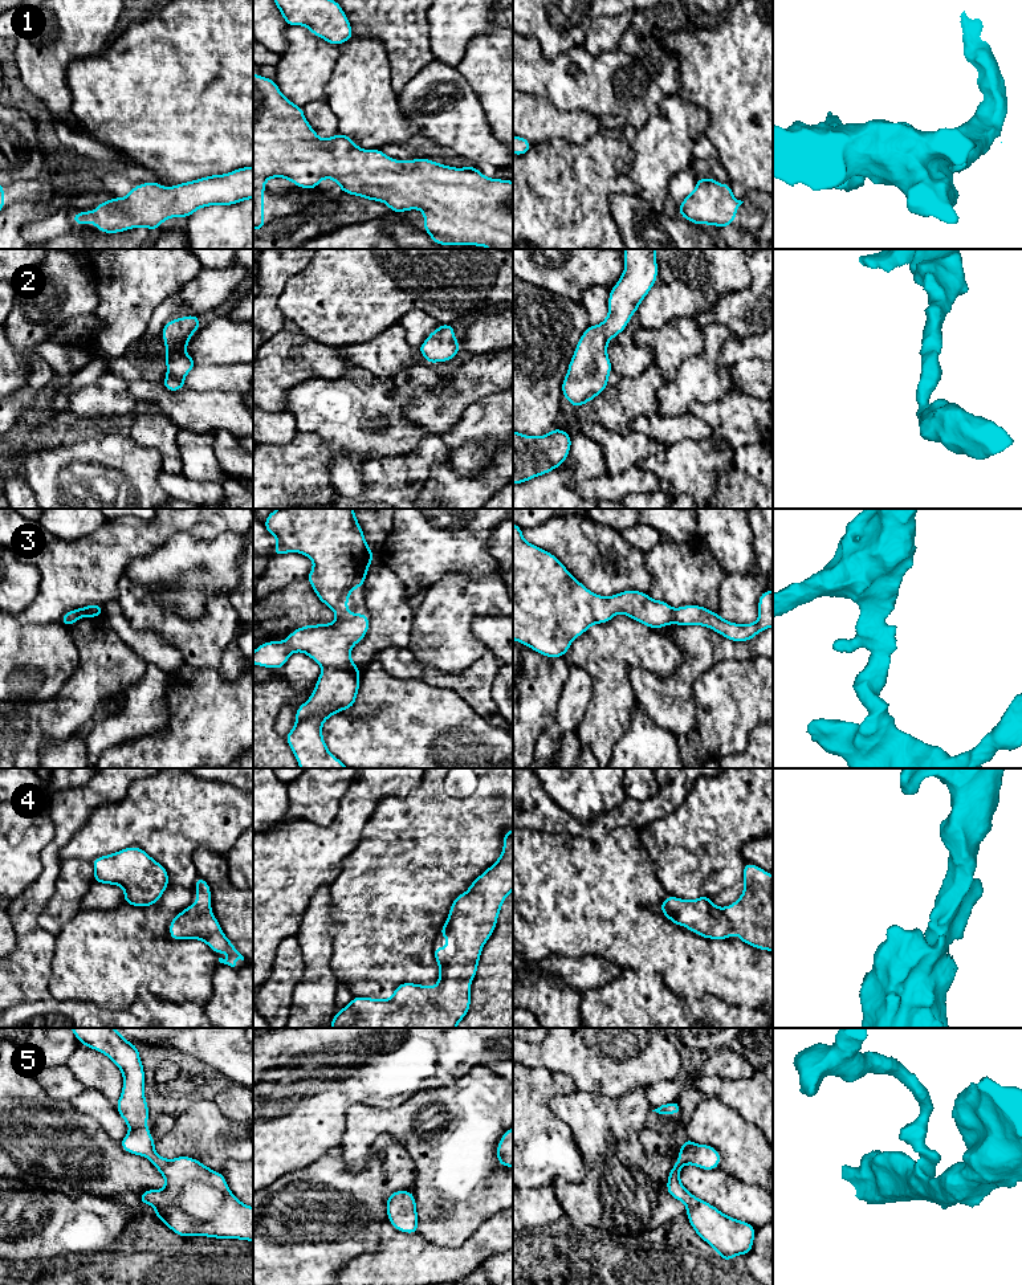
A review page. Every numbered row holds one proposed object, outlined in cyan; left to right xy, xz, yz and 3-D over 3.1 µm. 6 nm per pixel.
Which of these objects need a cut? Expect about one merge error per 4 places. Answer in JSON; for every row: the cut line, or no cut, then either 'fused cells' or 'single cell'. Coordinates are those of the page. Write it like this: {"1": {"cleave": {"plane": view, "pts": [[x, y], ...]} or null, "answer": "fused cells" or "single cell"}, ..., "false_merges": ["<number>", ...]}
{"1": {"cleave": null, "answer": "single cell"}, "2": {"cleave": null, "answer": "single cell"}, "3": {"cleave": {"plane": "xz", "pts": [[324, 667], [358, 673]]}, "answer": "fused cells"}, "4": {"cleave": null, "answer": "single cell"}, "5": {"cleave": null, "answer": "single cell"}, "false_merges": ["3"]}

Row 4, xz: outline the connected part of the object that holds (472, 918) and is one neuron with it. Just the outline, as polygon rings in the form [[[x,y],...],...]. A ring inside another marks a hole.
[[[508,829],[498,860],[451,903],[448,918],[439,934],[448,939],[449,946],[433,947],[440,982],[433,987],[402,983],[395,987],[391,999],[354,996],[349,1005],[335,1012],[330,1028],[456,1028],[471,1008],[471,982],[477,974],[483,947],[493,934],[500,909],[512,890],[513,829]]]

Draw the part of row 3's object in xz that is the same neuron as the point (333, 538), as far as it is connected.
[[[277,509],[265,518],[264,526],[270,535],[277,538],[277,544],[272,550],[273,556],[300,552],[313,560],[314,567],[306,580],[319,601],[335,612],[337,620],[323,625],[300,627],[285,641],[262,642],[253,652],[253,664],[282,669],[293,652],[302,652],[322,668],[359,673],[362,669],[351,661],[350,653],[351,648],[365,639],[370,619],[365,613],[350,613],[347,600],[355,588],[363,587],[375,555],[365,539],[355,511],[353,509]]]

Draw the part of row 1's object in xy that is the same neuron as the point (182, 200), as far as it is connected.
[[[241,167],[229,174],[211,175],[186,181],[174,187],[162,187],[156,181],[134,185],[126,197],[114,197],[91,208],[72,215],[76,225],[93,223],[102,233],[118,233],[131,228],[156,231],[171,217],[190,217],[194,212],[208,205],[233,205],[253,199],[253,167]]]

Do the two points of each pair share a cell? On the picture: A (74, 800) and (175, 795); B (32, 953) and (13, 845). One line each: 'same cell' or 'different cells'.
A: different cells
B: different cells

